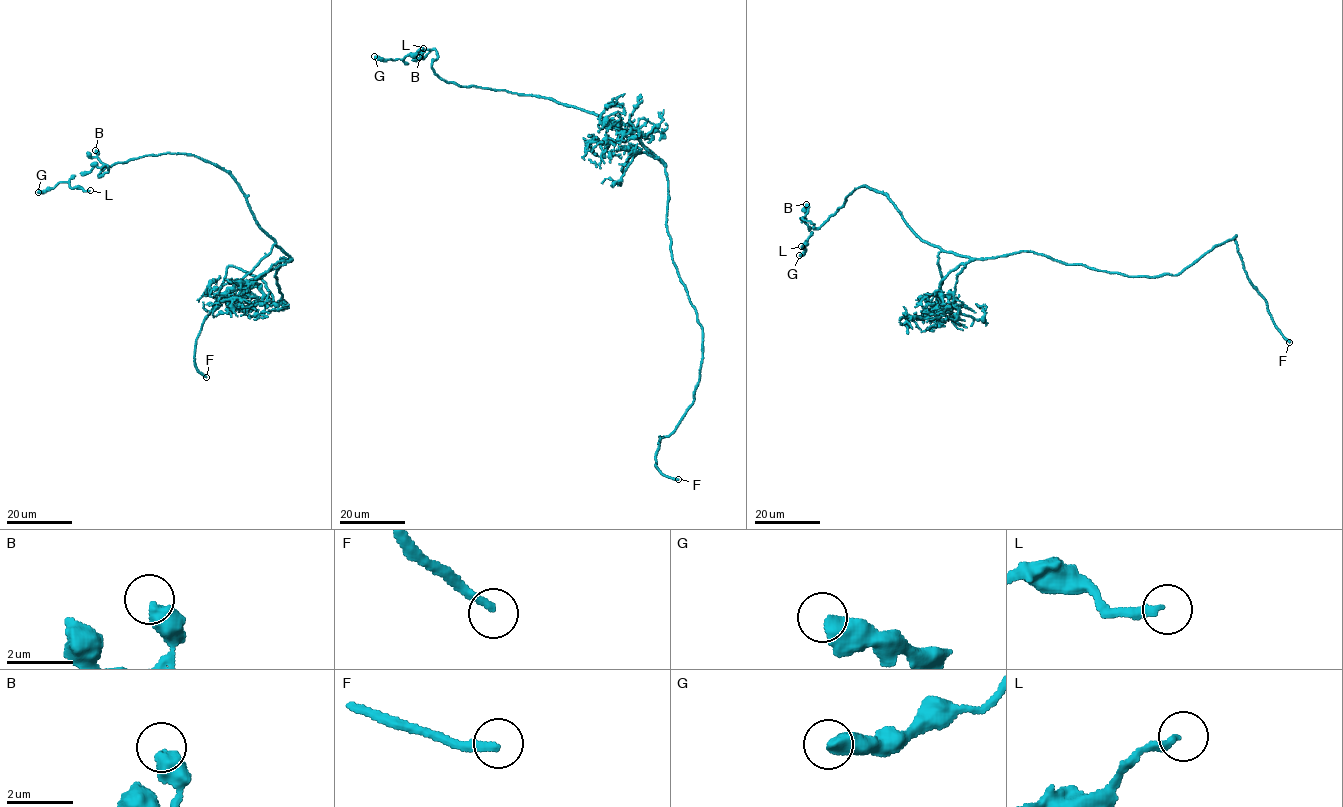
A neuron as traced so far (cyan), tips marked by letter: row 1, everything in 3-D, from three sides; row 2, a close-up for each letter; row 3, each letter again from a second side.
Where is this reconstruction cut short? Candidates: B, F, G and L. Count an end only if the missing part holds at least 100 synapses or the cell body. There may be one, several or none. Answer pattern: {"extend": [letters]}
{"extend": ["F"]}

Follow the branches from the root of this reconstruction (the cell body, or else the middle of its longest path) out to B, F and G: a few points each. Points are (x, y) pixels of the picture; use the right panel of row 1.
B: (993, 257), (970, 258), (930, 245), (888, 197), (865, 186), (819, 228), (802, 218), (806, 204)
F: (993, 257), (1032, 251), (1099, 271), (1158, 277), (1179, 275), (1236, 235), (1246, 276), (1289, 342)
G: (993, 257), (970, 258), (930, 245), (888, 197), (865, 186), (819, 228), (802, 218), (812, 232), (799, 255)

